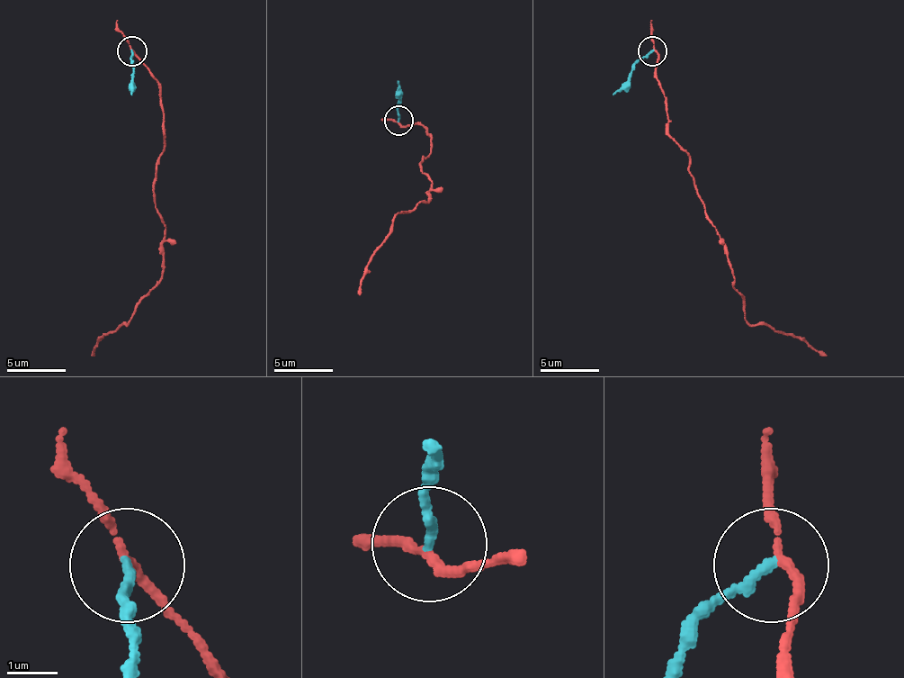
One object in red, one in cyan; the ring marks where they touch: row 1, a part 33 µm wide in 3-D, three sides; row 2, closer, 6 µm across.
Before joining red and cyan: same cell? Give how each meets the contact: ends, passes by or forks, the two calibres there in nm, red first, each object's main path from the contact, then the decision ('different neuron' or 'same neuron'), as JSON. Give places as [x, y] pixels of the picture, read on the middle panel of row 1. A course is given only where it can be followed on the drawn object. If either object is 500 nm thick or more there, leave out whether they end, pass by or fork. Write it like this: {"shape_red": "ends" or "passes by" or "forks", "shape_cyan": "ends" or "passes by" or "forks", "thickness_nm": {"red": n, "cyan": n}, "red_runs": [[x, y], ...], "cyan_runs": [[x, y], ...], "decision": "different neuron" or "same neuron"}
{"shape_red": "passes by", "shape_cyan": "ends", "thickness_nm": {"red": 160, "cyan": 200}, "red_runs": [[399, 122], [425, 128], [432, 140], [420, 160], [432, 184], [428, 202], [393, 220], [358, 295]], "cyan_runs": [[399, 120], [396, 81]], "decision": "different neuron"}

